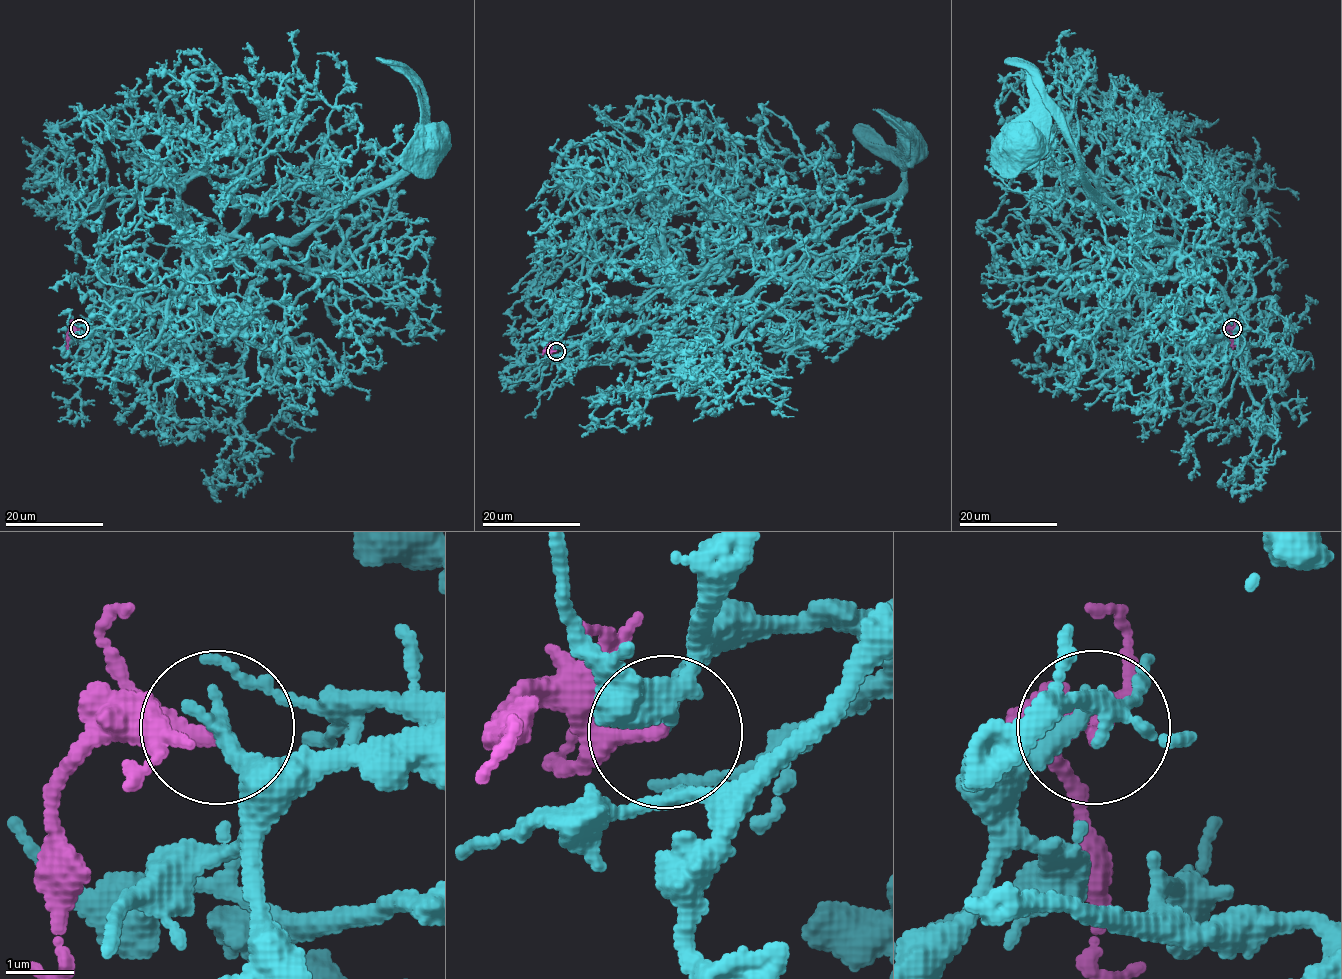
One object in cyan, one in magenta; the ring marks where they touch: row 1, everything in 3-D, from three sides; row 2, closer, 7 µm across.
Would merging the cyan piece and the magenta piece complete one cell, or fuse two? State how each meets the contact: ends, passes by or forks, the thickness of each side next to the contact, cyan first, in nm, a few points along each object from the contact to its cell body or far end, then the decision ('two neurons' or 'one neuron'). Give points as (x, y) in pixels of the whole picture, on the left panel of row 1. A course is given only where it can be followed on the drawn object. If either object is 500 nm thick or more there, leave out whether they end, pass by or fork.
cyan passes by; magenta ends; calibres 240 and 220 nm; course cyan (79, 328), (155, 340), (169, 317), (203, 316), (236, 333), (277, 244), (391, 182), (428, 115), (435, 144); course magenta (79, 328), (69, 330), (65, 345); two neurons

